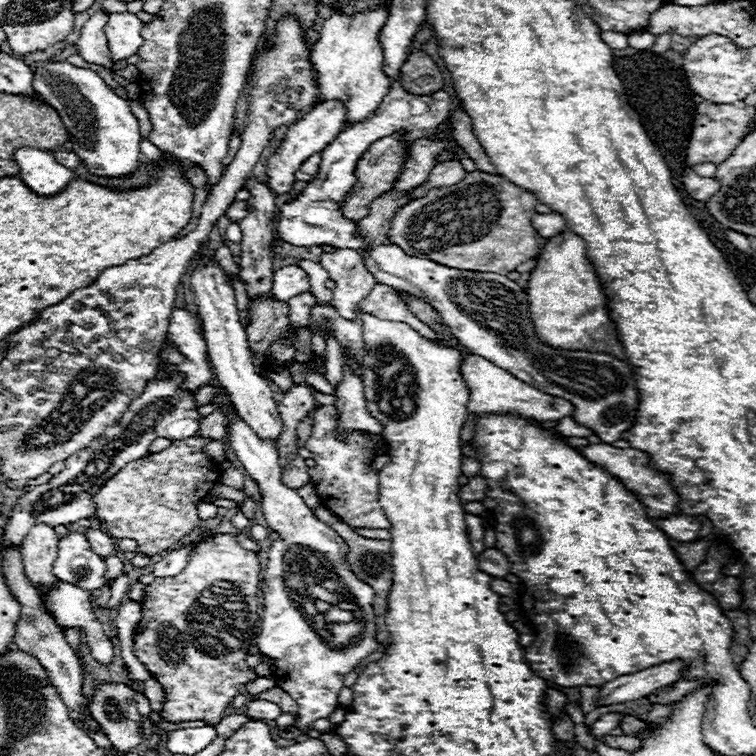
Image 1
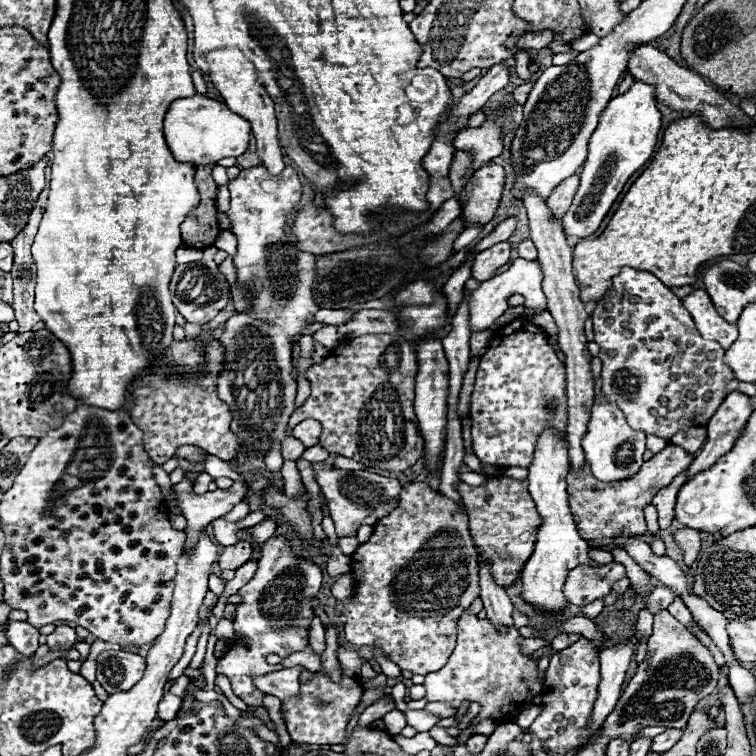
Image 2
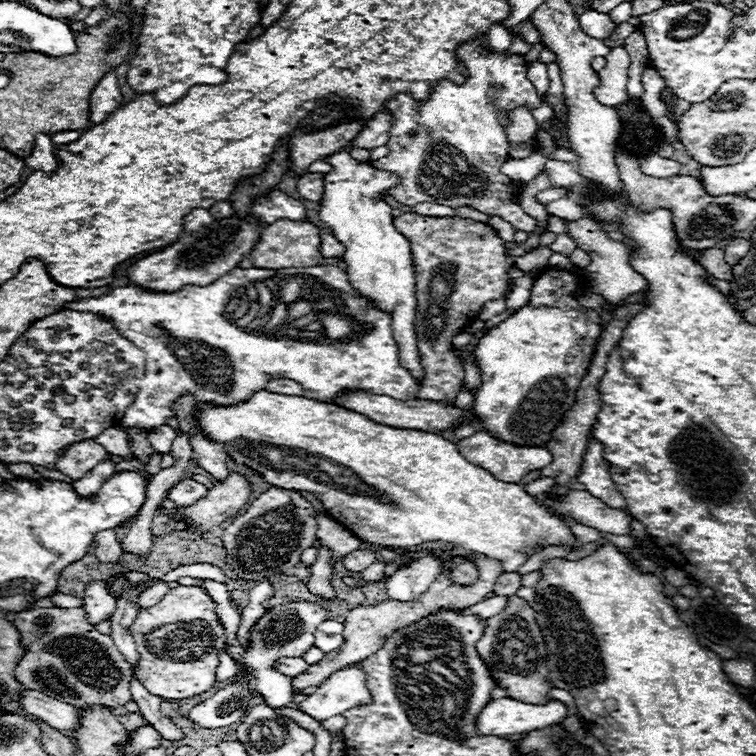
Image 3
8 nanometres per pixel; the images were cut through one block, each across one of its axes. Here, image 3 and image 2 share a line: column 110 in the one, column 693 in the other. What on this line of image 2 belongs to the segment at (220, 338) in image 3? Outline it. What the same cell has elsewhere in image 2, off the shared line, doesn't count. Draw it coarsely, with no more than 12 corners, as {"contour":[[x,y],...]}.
{"contour":[[694,290],[682,304],[702,338],[724,350],[738,328],[722,320],[704,290]]}

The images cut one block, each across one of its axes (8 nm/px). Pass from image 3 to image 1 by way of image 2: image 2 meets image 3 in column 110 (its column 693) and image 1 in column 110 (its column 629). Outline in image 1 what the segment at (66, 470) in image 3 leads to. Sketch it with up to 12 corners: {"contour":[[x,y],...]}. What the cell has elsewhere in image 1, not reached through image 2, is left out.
{"contour":[[210,438],[126,464],[92,496],[106,534],[136,554],[200,528],[222,476]]}

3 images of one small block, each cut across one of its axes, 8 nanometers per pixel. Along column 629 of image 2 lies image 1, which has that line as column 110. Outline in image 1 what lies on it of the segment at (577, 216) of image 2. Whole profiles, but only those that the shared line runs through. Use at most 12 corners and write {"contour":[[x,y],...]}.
{"contour":[[36,62],[34,88],[98,178],[132,176],[128,100],[68,62]]}

